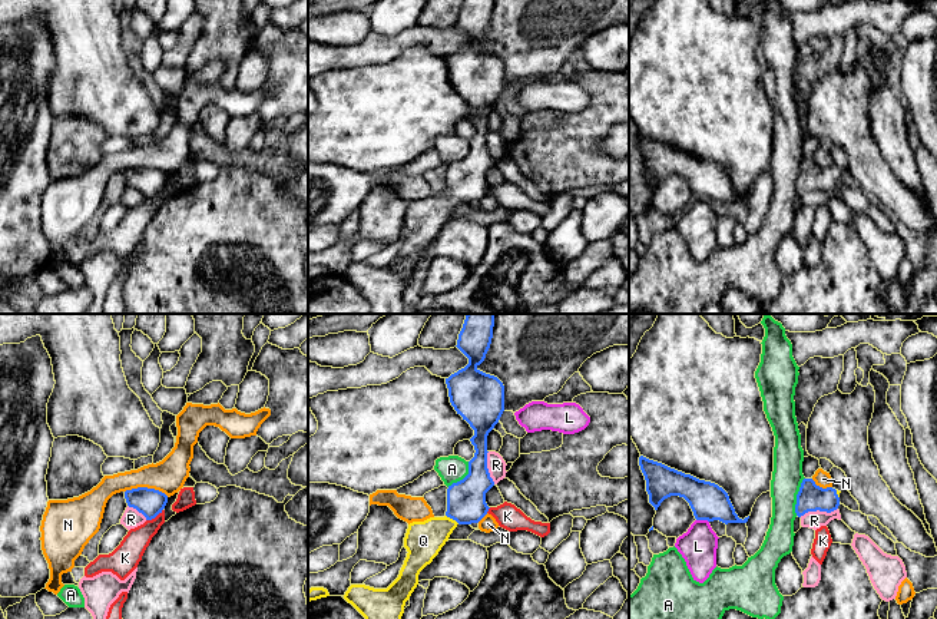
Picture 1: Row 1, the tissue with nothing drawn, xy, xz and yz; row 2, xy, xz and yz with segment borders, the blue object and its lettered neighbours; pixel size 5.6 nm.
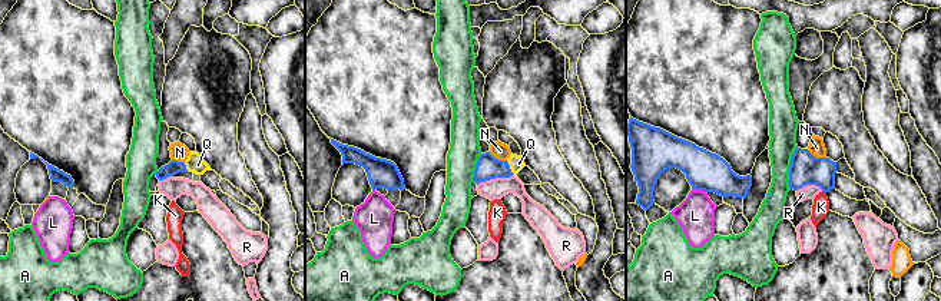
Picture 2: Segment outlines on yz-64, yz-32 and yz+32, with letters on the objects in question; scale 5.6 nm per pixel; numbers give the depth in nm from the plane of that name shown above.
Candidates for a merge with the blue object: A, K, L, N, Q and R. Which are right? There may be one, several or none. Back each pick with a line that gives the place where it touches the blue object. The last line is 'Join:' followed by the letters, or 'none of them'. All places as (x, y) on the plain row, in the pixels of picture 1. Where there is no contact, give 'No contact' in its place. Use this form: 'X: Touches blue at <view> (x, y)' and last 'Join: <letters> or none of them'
Q: Touches blue at xz (453, 198)
Join: Q

